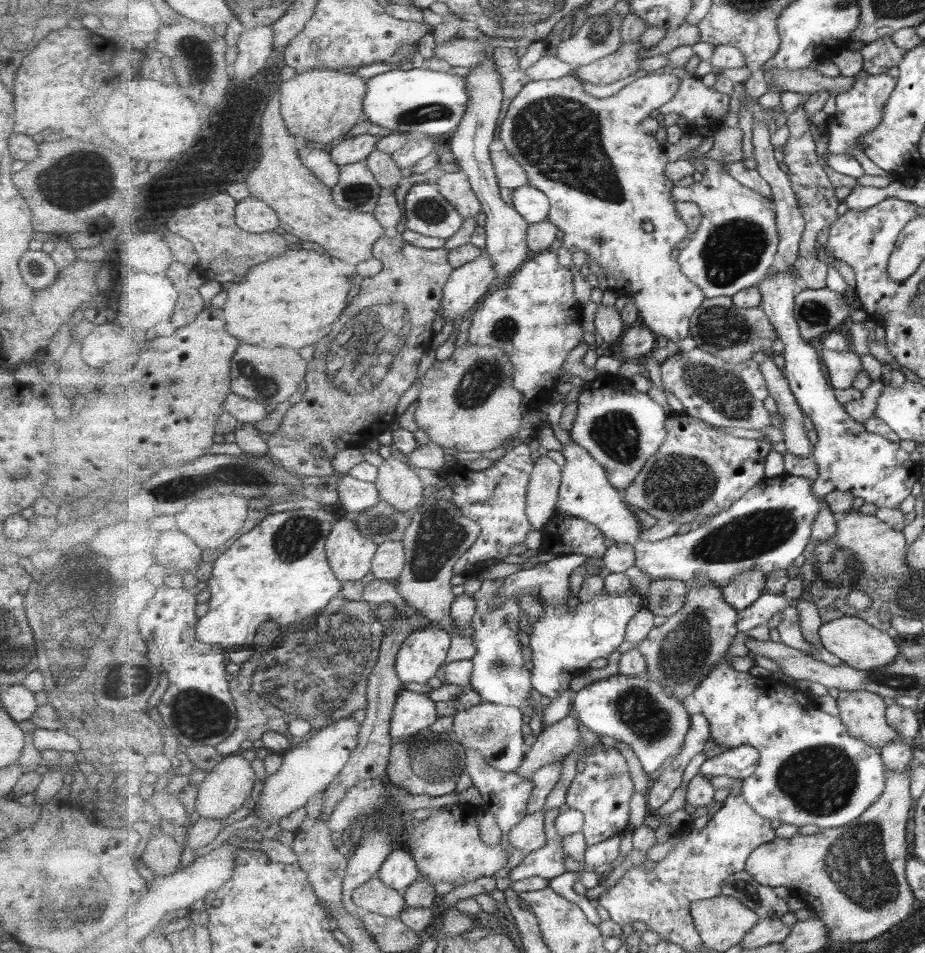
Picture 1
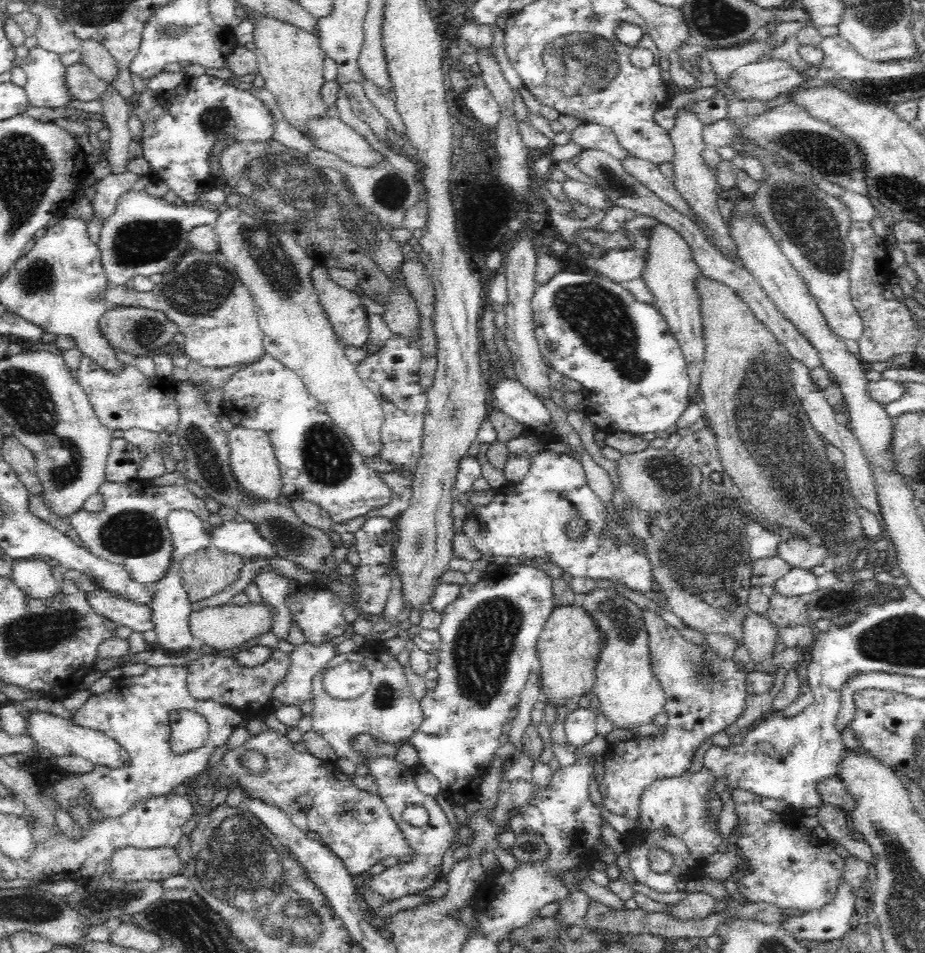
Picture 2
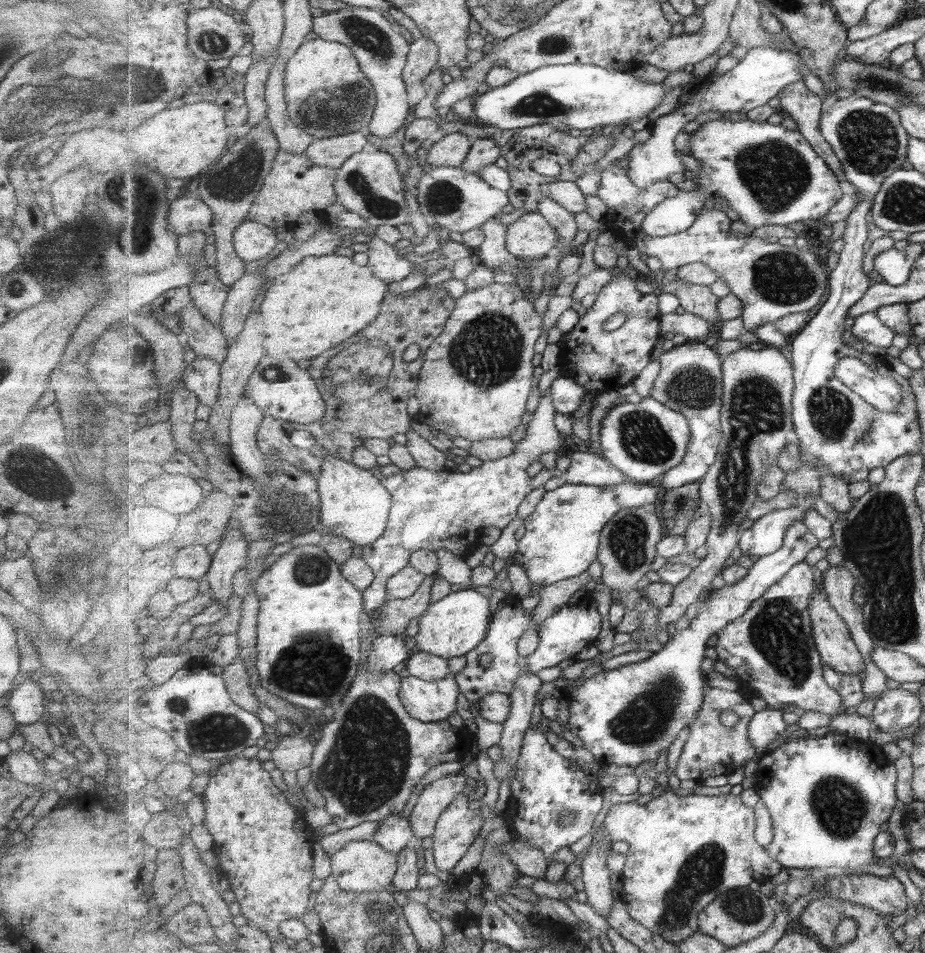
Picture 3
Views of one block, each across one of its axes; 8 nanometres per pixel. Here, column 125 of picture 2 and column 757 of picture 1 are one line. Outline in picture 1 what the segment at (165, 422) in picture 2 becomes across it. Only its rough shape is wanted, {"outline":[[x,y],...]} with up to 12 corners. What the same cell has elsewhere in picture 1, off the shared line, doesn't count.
{"outline":[[696,346],[662,364],[684,412],[717,428],[774,418],[755,360]]}

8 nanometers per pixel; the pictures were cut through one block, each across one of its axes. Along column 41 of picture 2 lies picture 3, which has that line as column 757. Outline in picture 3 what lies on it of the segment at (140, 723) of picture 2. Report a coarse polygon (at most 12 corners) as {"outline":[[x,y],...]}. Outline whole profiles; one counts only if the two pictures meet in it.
{"outline":[[830,730],[762,754],[787,871],[877,863],[897,806],[880,745]]}

